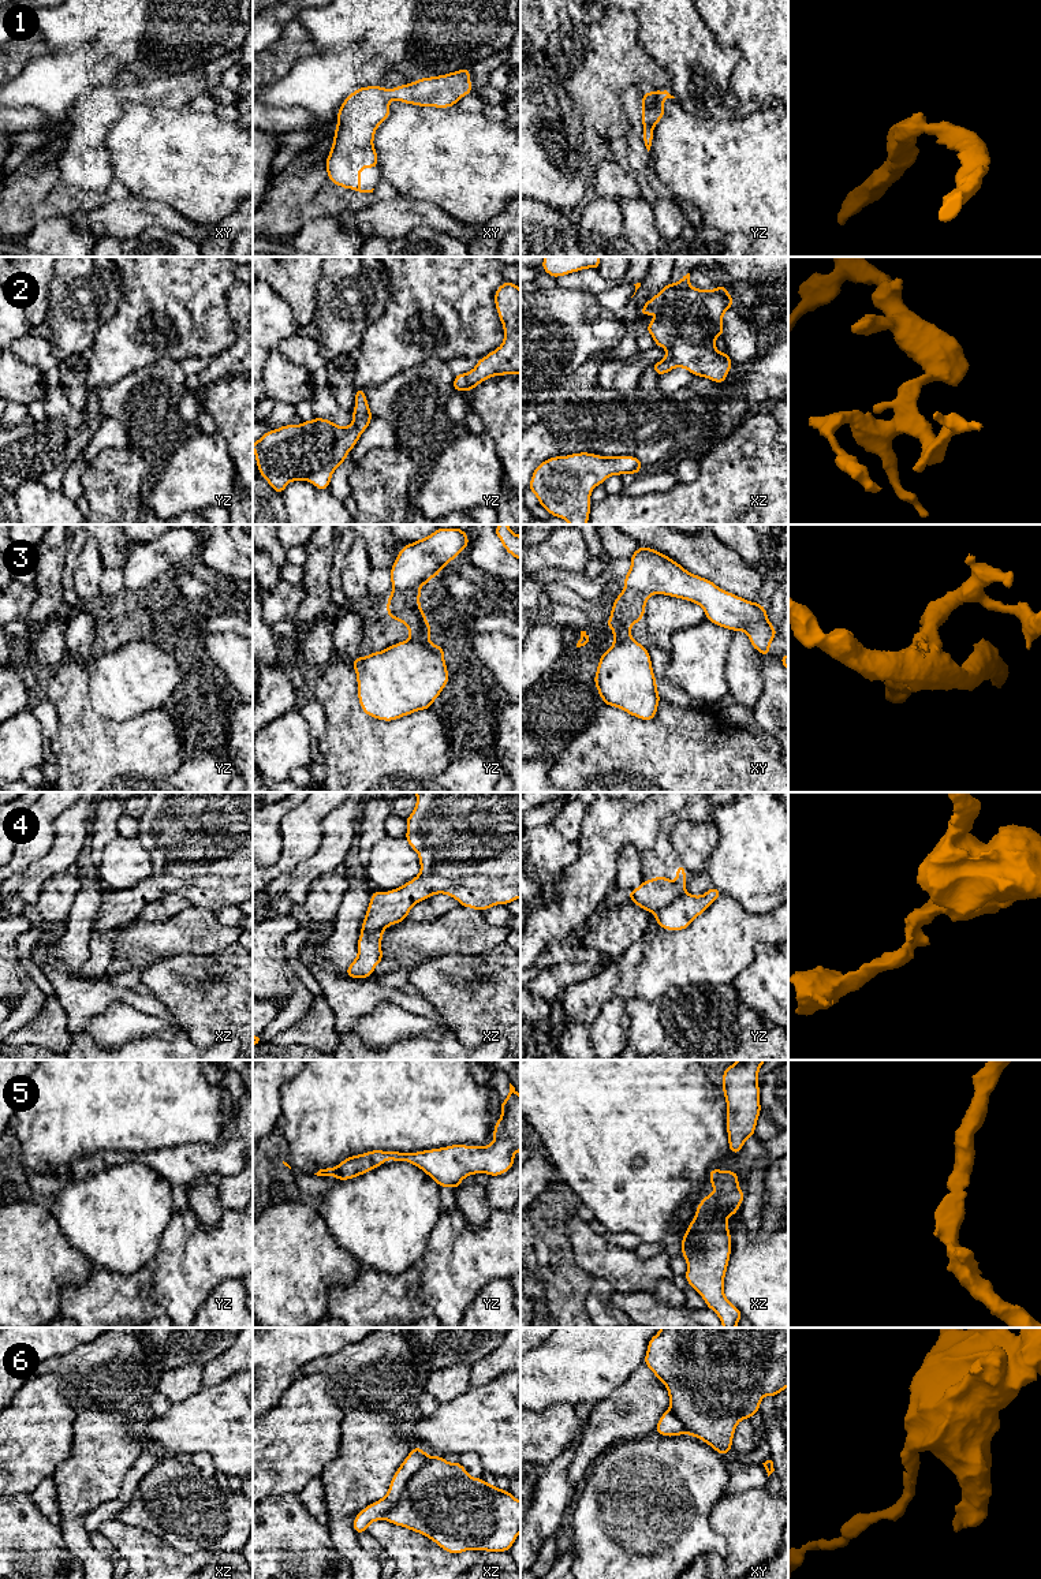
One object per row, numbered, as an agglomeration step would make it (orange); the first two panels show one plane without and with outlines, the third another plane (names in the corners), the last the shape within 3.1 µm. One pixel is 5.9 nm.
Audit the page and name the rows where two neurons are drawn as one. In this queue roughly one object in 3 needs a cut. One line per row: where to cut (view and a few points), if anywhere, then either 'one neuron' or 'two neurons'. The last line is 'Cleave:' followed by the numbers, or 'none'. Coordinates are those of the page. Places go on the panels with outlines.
1: no cut | one neuron
2: no cut | one neuron
3: yz (418, 588), (395, 589), (392, 592) | two neurons
4: yz (686, 892), (655, 914) | two neurons
5: no cut | one neuron
6: xz (431, 1456), (407, 1482), (398, 1501), (383, 1518) | two neurons
Cleave: 3, 4, 6

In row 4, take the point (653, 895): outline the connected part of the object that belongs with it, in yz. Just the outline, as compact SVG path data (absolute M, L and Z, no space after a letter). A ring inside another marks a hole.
M682 863L676 867L676 881L656 876L653 880L645 880L638 888L627 893L639 908L657 914L675 899L686 893L686 869Z

